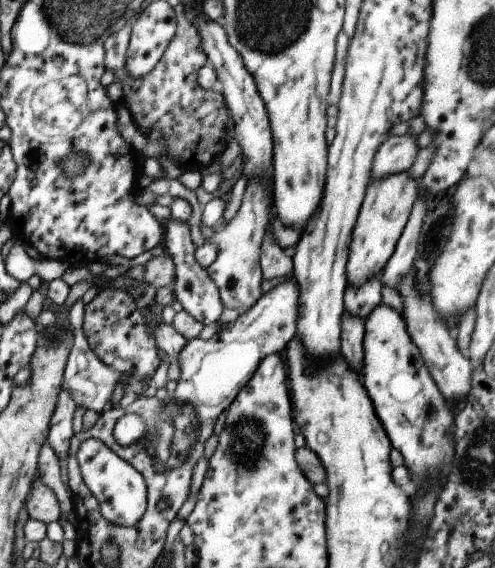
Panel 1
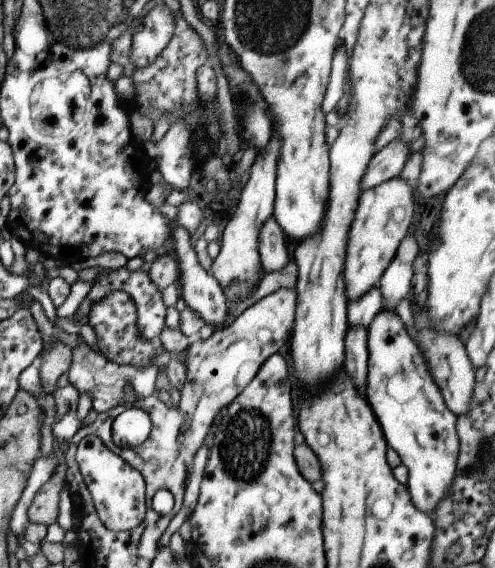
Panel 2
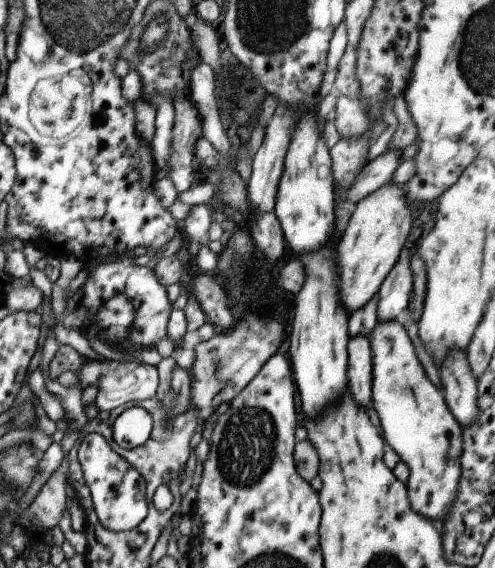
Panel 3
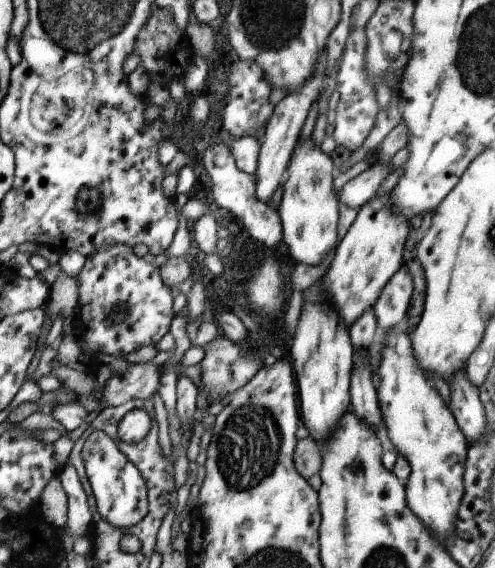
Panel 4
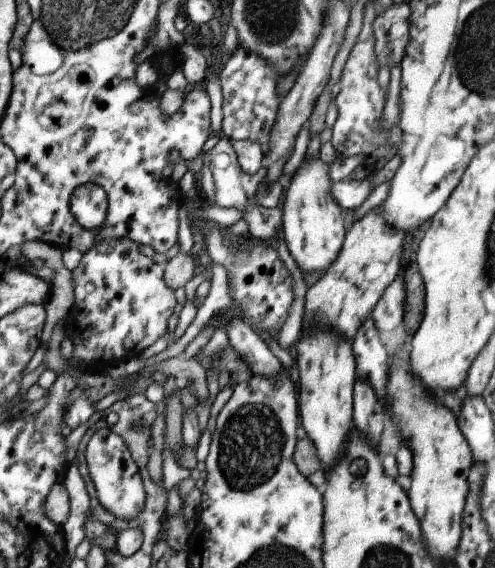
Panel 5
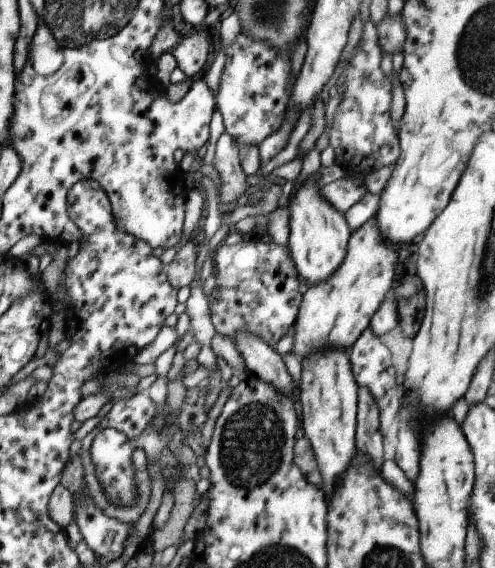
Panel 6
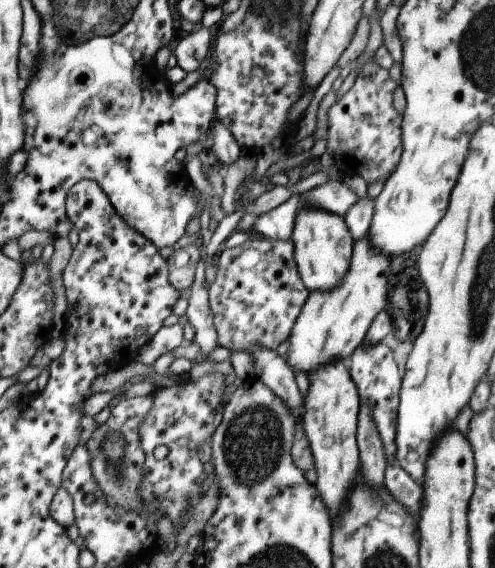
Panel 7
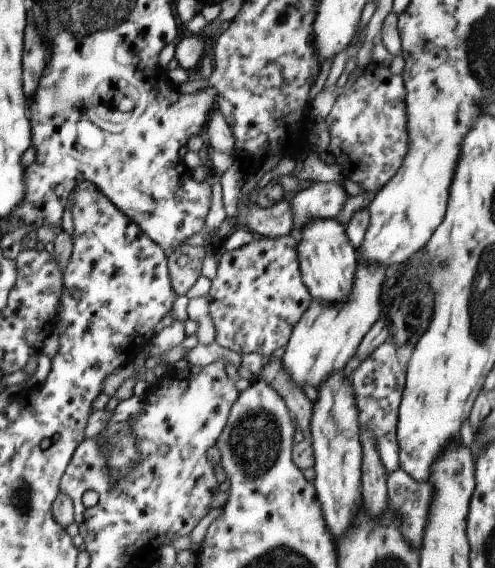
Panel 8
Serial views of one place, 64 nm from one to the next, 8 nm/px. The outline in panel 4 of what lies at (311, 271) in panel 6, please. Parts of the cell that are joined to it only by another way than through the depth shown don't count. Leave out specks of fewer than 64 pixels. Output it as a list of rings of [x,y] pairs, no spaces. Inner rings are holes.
[[[307,139],[297,141],[287,161],[287,179],[283,182],[277,214],[282,226],[286,254],[295,263],[317,266],[337,240],[337,198],[333,189],[336,175],[330,155]]]

